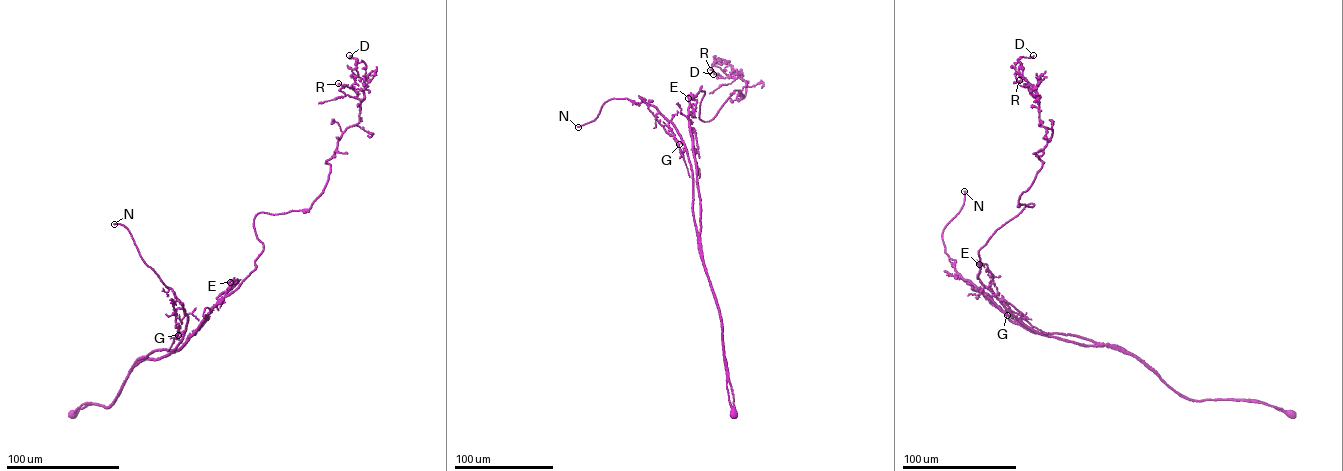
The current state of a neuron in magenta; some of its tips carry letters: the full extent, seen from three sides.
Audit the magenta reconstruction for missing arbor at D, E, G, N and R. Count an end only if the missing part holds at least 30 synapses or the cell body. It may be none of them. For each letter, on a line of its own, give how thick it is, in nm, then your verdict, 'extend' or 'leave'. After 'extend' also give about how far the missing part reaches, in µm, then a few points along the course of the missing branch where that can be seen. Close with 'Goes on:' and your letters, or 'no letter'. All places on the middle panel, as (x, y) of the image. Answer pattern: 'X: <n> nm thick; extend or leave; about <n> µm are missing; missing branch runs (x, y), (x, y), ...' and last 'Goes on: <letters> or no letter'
D: 180 nm thick; leave
E: 190 nm thick; leave
G: 100 nm thick; leave
N: 500 nm thick; extend; about 250 µm are missing; missing branch runs (578, 127), (555, 108), (486, 115), (478, 105), (467, 105), (458, 98), (462, 91), (452, 81)
R: 550 nm thick; leave
Goes on: N

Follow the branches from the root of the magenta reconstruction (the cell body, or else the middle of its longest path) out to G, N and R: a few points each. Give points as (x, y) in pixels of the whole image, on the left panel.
G: (73, 413), (87, 403), (110, 407), (138, 359), (175, 350), (188, 322), (182, 308), (173, 313), (178, 335)
N: (73, 413), (87, 403), (110, 407), (136, 361), (175, 350), (188, 322), (128, 230), (114, 224)
R: (73, 413), (110, 407), (135, 366), (179, 350), (255, 269), (257, 214), (310, 208), (359, 121), (338, 83)

